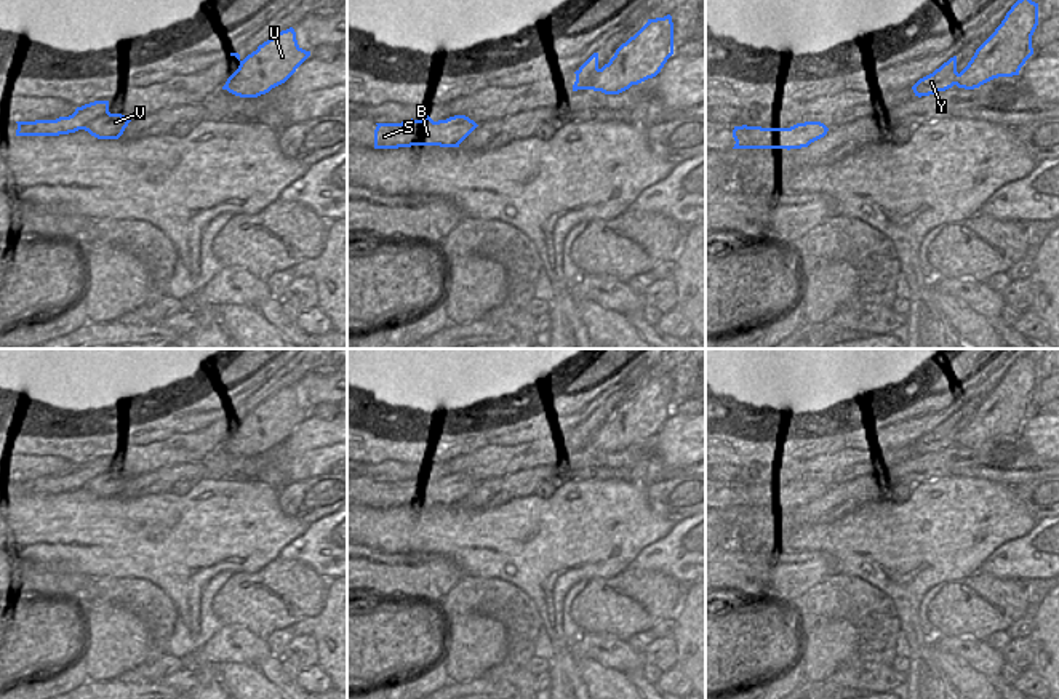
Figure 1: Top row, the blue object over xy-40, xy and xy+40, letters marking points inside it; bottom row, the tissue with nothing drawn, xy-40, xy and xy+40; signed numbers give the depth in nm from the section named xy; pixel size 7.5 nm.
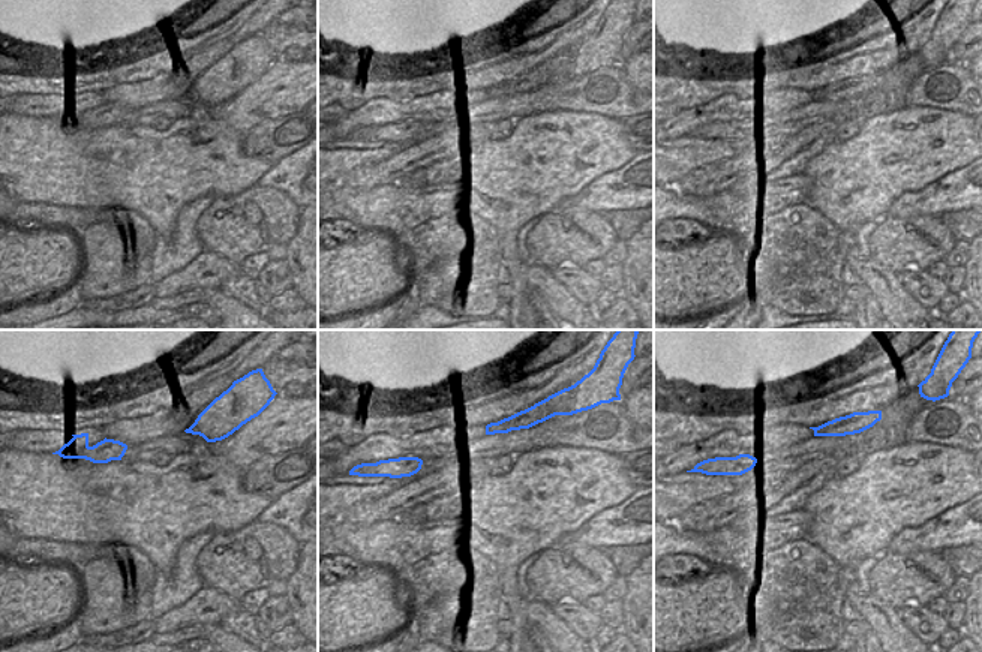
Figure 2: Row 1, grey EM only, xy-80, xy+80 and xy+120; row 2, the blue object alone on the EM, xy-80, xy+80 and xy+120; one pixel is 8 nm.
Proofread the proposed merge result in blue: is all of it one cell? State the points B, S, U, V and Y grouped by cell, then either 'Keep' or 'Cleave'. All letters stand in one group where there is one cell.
Groups: B S U V / Y. Cleave.

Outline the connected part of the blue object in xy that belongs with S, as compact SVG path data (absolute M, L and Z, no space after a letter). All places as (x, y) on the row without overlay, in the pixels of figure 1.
M429 473L422 478L402 481L376 481L374 507L398 507L411 504L459 505L478 485L466 473L454 473L434 480Z

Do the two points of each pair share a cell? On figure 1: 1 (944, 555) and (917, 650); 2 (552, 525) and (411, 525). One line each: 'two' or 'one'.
1: one
2: one

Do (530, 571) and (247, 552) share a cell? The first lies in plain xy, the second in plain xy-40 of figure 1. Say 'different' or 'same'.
same

